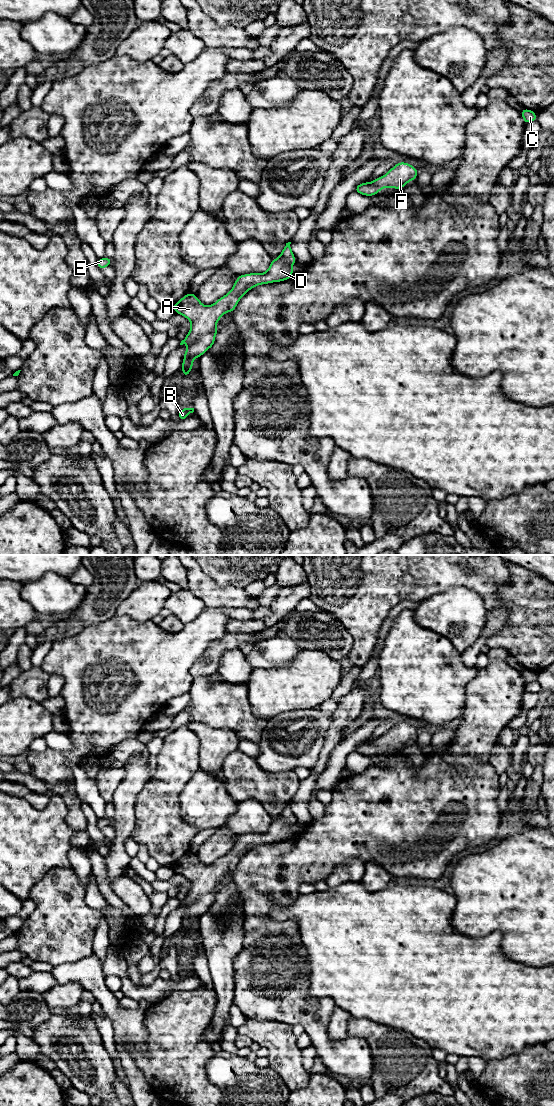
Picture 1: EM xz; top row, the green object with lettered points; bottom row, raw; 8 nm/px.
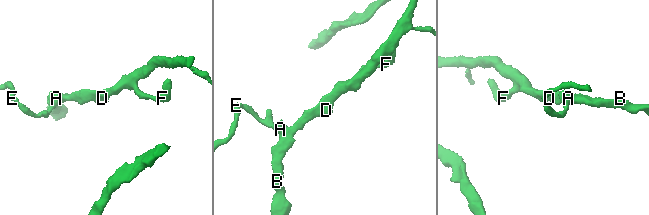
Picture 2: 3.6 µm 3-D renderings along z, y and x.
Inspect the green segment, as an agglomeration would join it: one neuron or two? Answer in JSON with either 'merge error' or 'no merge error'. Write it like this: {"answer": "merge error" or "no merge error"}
{"answer": "no merge error"}

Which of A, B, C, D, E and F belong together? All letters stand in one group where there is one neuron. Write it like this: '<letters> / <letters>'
A B C D E F

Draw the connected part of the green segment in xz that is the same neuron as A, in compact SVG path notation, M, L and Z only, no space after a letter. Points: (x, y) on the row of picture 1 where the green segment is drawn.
M291 242L286 243L279 257L271 260L266 272L238 275L233 288L215 303L203 305L197 295L189 292L172 305L176 314L184 316L191 323L189 332L180 343L187 345L180 368L185 378L193 370L193 359L200 358L214 346L215 337L219 332L216 329L218 321L225 313L233 313L240 299L249 290L262 284L286 281L294 275L292 267L296 258L290 244Z

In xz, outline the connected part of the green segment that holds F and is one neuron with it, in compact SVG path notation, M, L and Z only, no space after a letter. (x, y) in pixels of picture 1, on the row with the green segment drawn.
M407 162L395 163L394 167L384 176L374 179L372 182L360 183L354 191L364 196L374 196L386 187L402 189L408 182L416 180L417 174L418 169Z

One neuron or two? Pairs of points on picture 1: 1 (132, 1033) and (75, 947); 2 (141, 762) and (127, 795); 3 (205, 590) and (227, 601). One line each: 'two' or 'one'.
1: two
2: one
3: one

